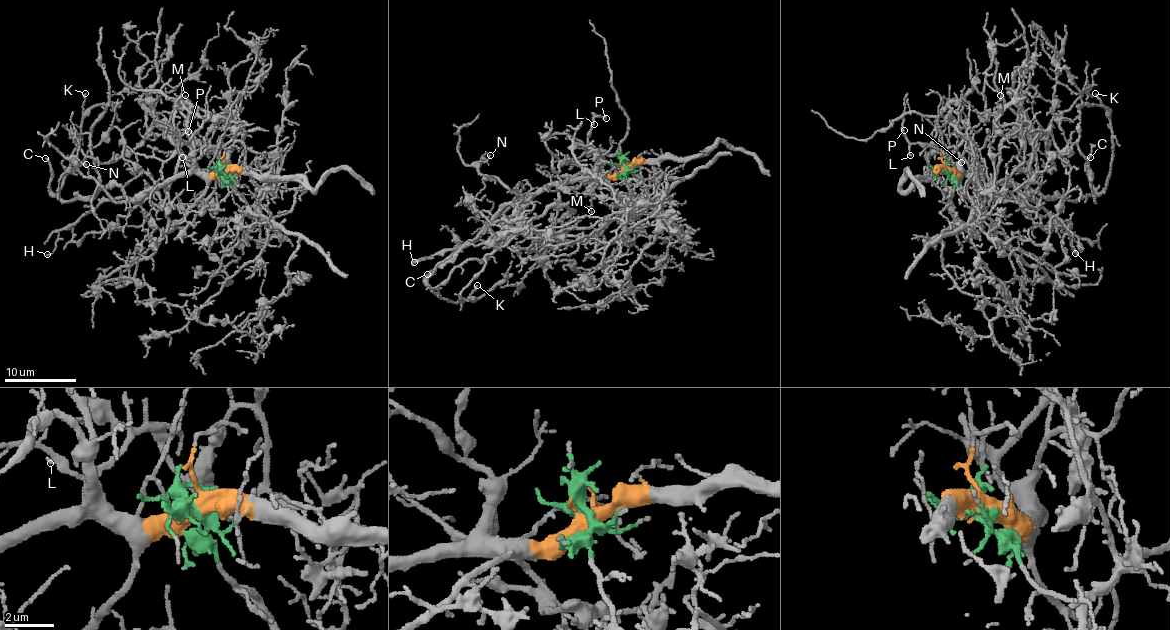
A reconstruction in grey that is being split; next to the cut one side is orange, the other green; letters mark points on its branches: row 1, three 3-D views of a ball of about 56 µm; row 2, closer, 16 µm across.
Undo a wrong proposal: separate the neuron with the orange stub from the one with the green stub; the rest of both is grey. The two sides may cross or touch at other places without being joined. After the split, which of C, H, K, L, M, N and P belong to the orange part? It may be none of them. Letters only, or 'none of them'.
C, H, K, L, M, N, P

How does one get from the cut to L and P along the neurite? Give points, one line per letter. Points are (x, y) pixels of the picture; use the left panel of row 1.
L: (224, 171), (199, 169), (193, 151), (185, 144), (177, 145), (183, 157)
P: (224, 171), (203, 173), (197, 167), (193, 151), (185, 144), (175, 145), (189, 131)

